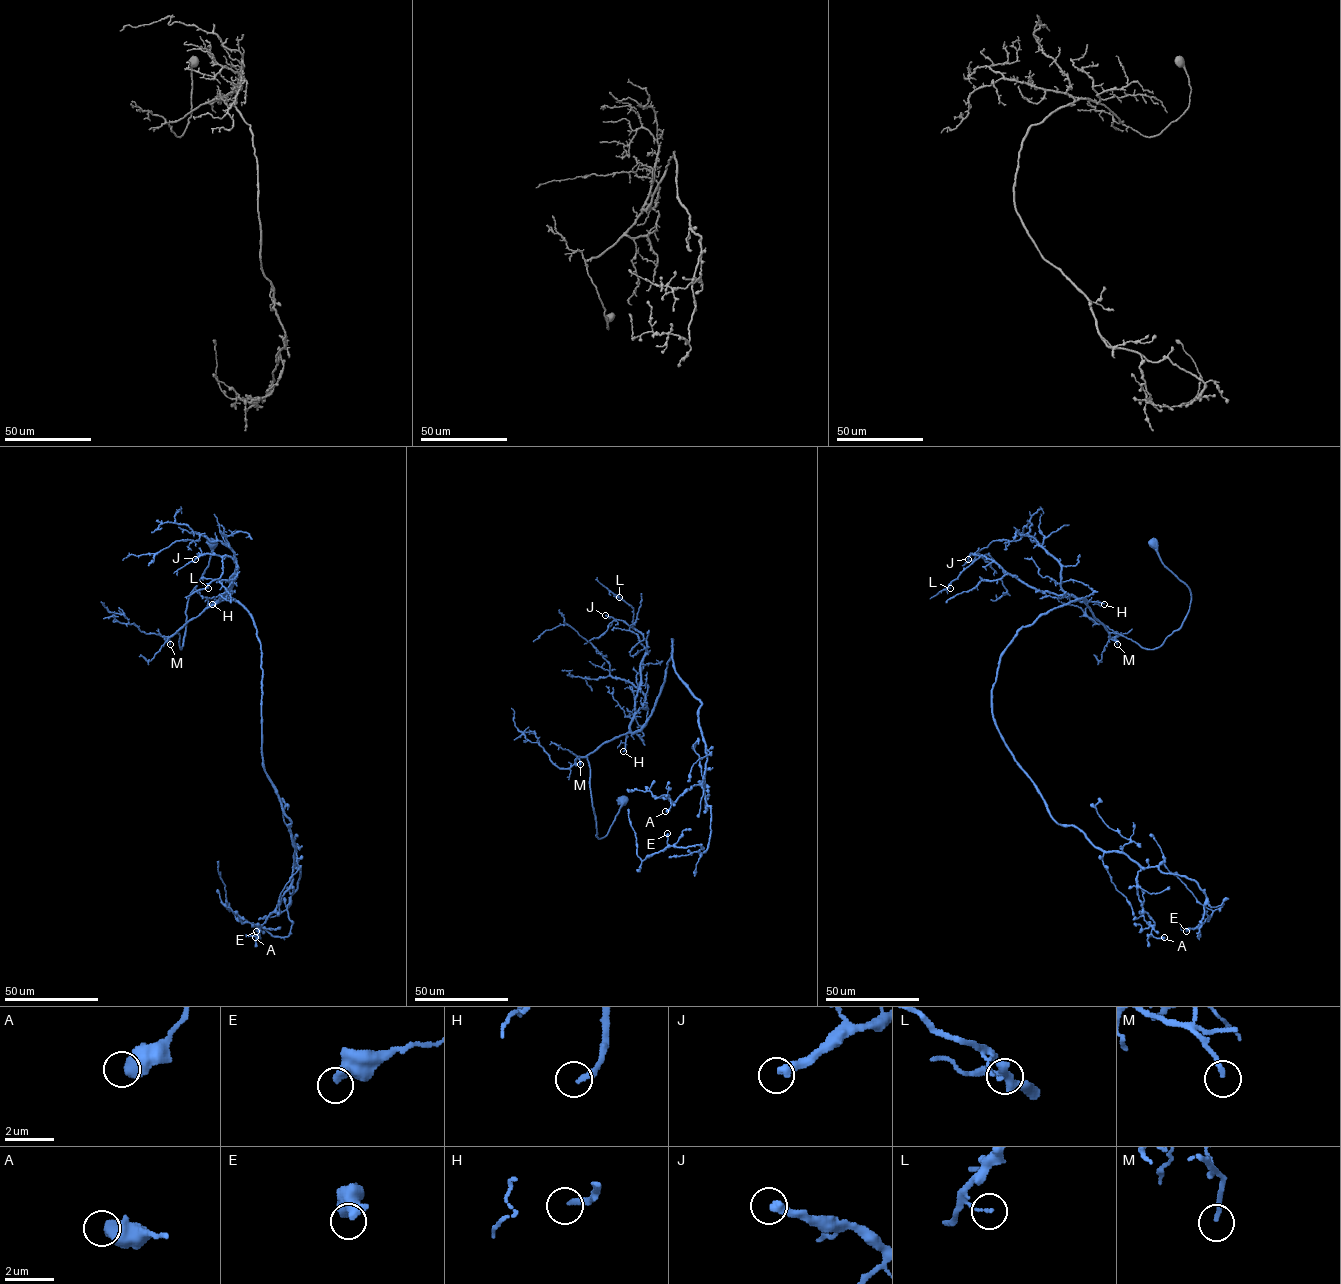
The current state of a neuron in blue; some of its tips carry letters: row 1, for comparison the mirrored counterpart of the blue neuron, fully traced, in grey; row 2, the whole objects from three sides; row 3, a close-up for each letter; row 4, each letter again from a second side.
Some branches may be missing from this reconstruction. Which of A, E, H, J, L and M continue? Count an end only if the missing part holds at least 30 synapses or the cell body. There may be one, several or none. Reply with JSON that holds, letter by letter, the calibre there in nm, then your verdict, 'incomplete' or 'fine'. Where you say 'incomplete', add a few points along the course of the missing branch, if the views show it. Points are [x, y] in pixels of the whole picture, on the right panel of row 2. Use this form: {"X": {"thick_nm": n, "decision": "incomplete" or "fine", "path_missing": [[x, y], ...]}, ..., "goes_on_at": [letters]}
{"A": {"thick_nm": 600, "decision": "fine"}, "E": {"thick_nm": 500, "decision": "fine"}, "H": {"thick_nm": 220, "decision": "incomplete", "path_missing": [[1104, 604], [1124, 607], [1137, 598], [1157, 597]]}, "J": {"thick_nm": 360, "decision": "incomplete", "path_missing": [[968, 559], [959, 570], [958, 576], [964, 588], [960, 596]]}, "L": {"thick_nm": 100, "decision": "fine"}, "M": {"thick_nm": 180, "decision": "fine"}, "goes_on_at": ["H", "J"]}

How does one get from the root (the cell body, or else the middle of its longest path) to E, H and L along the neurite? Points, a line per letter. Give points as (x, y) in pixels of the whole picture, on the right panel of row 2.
E: (1154, 544), (1182, 625), (1146, 649), (1082, 598), (1050, 609), (992, 715), (1058, 823), (1197, 884), (1186, 931)
H: (1154, 544), (1161, 562), (1191, 593), (1182, 625), (1159, 647), (1144, 648), (1109, 632), (1087, 606), (1104, 604)
L: (1154, 544), (1191, 602), (1182, 625), (1153, 649), (1109, 632), (1083, 601), (1028, 586), (984, 555), (950, 588)

